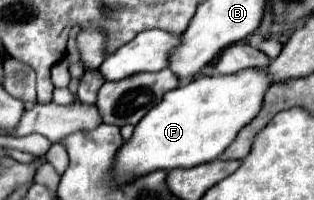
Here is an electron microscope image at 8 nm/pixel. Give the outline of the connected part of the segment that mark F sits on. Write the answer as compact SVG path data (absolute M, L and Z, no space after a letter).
M243 69L235 75L197 77L173 91L155 105L135 127L133 137L123 143L115 157L115 179L127 183L139 175L177 167L195 167L217 159L237 137L237 133L261 111L271 77L267 69Z

